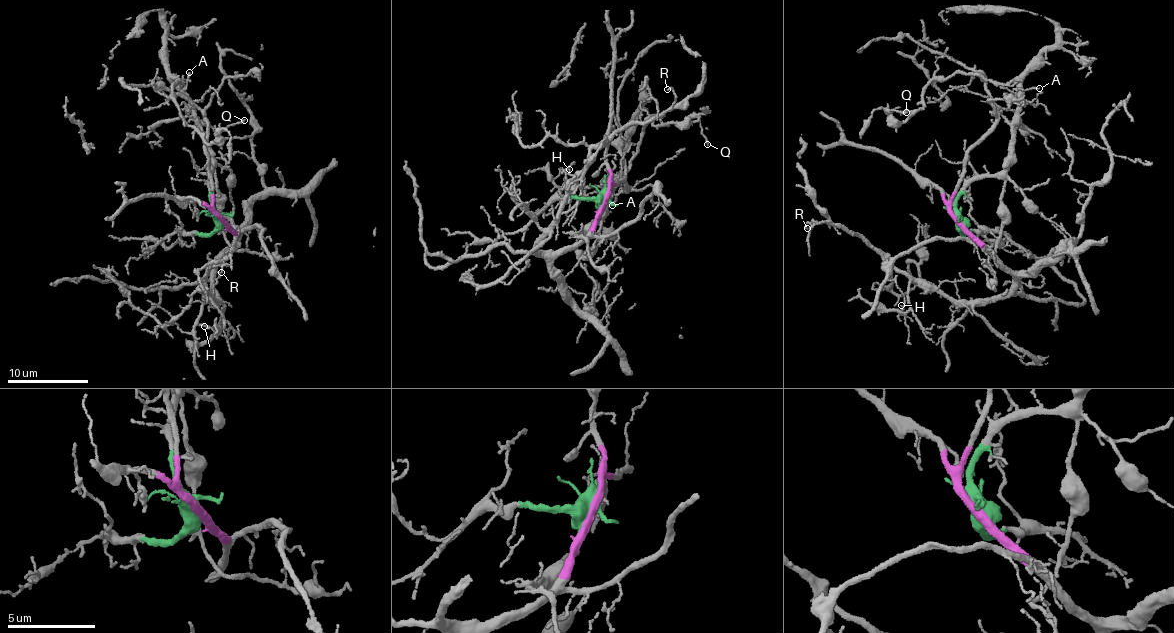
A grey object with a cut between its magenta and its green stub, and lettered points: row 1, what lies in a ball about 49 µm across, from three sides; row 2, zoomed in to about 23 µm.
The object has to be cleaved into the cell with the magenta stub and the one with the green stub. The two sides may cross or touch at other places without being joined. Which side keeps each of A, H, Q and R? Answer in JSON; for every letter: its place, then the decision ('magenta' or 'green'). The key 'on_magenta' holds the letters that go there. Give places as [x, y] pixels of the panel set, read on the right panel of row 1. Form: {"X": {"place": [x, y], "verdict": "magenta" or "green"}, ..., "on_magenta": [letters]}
{"A": {"place": [1039, 88], "verdict": "green"}, "H": {"place": [901, 305], "verdict": "magenta"}, "Q": {"place": [906, 112], "verdict": "green"}, "R": {"place": [807, 228], "verdict": "magenta"}, "on_magenta": ["H", "R"]}

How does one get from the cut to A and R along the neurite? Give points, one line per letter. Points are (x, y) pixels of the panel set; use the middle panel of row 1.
A: (602, 199), (607, 197), (605, 189), (611, 186), (604, 212), (610, 193), (620, 184), (611, 204)
R: (604, 200), (581, 239), (557, 251), (536, 250), (595, 146), (669, 107), (675, 98), (667, 89)

